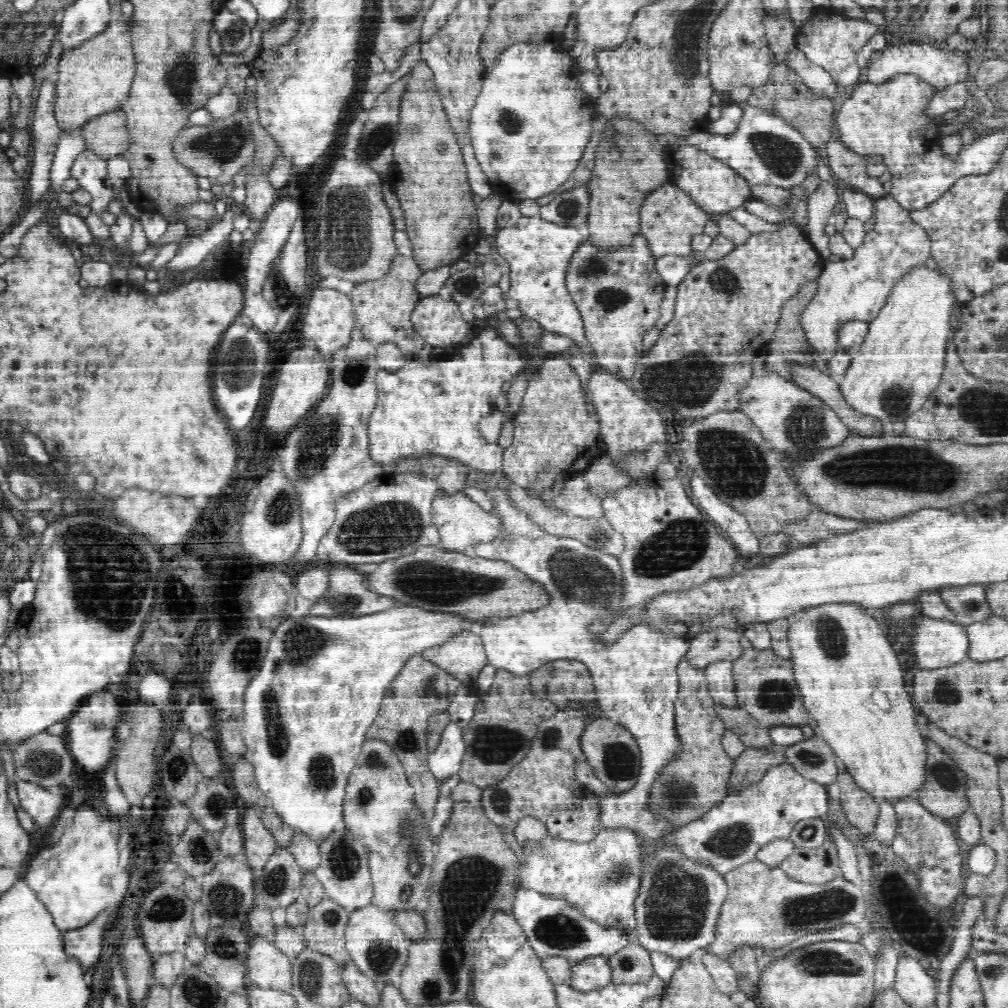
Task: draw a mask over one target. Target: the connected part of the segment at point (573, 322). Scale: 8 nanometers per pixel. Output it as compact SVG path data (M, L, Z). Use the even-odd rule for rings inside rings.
M541 215L521 216L514 226L499 230L495 234L497 252L508 262L511 270L511 285L506 298L516 300L516 306L524 318L537 320L549 333L573 338L581 346L577 353L567 356L567 361L584 383L588 374L598 366L590 360L590 355L584 349L586 339L581 314L564 282L568 258L582 240L582 235L573 226L550 222Z

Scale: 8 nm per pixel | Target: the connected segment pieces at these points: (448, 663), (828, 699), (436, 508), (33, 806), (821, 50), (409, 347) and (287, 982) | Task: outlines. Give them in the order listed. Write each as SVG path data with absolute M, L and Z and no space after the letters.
M466 632L444 646L424 650L422 656L454 675L466 687L475 684L480 671L489 664L483 639L473 632Z
M822 602L816 606L804 606L796 612L792 612L788 616L788 629L785 631L785 642L789 650L789 659L792 661L792 674L796 681L802 702L812 719L817 721L819 726L819 736L827 740L827 743L835 752L840 763L845 764L848 772L856 779L856 783L871 791L877 800L886 799L890 802L912 794L916 797L916 788L920 786L922 779L925 778L924 771L924 750L926 750L925 742L922 740L922 728L915 722L912 698L904 689L904 671L894 652L890 642L888 642L886 630L882 630L886 624L880 624L874 616L868 616L866 610L860 606L859 602Z
M440 488L436 490L433 496L431 519L442 538L439 547L446 551L458 551L471 554L471 548L469 547L473 543L492 541L493 536L501 530L501 526L498 526L497 518L494 518L493 514L481 510L480 506L477 506L464 494L446 493Z
M16 781L21 806L30 814L35 824L54 824L60 810L66 806L67 790L62 787L42 787L35 782Z
M815 7L814 14L802 26L797 28L796 46L801 49L806 57L817 66L825 68L830 74L834 83L847 86L855 85L863 79L863 69L859 63L859 51L863 49L864 44L879 30L879 27L866 19L847 18L843 12L839 14L829 14L822 7Z
M400 257L386 277L355 284L349 296L354 308L354 320L363 336L376 344L394 342L407 356L415 354L422 347L424 340L417 336L410 320L410 314L420 299L414 291L414 282L422 272L423 267L414 258Z
M254 937L246 958L247 975L253 986L282 993L291 987L291 962L275 947L274 942Z

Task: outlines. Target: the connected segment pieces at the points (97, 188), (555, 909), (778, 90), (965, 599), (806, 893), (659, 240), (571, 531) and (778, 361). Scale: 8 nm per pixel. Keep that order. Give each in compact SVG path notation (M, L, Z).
M84 150L74 162L71 176L75 176L79 180L79 186L92 195L92 213L108 212L114 187L106 177L106 161L97 158L90 150Z
M517 888L512 908L511 914L516 919L520 932L524 933L526 941L528 941L528 944L534 949L539 958L542 958L544 954L560 955L569 960L569 963L572 965L574 961L582 960L583 958L592 956L608 957L610 954L614 954L616 950L620 950L620 947L626 943L626 934L628 932L604 929L582 917L578 911L574 911L574 908L568 906L566 902L548 899L530 890Z
M783 64L772 67L769 78L763 86L753 89L753 94L745 105L752 105L766 112L783 118L790 126L799 130L806 140L809 140L816 148L824 147L832 140L836 131L835 121L837 112L834 111L834 102L827 96L818 96L804 85L802 78L794 70Z
M987 584L941 588L938 593L944 604L956 614L959 625L969 625L994 617L987 601Z
M757 858L725 874L728 885L727 900L724 901L719 918L719 930L715 941L707 948L710 952L728 957L737 947L748 945L755 951L784 946L808 932L828 930L842 925L858 926L867 920L867 904L859 884L849 883L842 877L820 886L800 882L788 876L779 865L770 866Z
M674 184L662 185L649 194L640 207L640 218L640 227L650 238L658 257L662 254L688 254L692 237L702 233L706 222L711 220L709 213Z
M514 484L514 488L511 490L512 499L516 500L516 504L519 504L520 508L528 512L528 515L532 516L534 523L540 525L549 534L558 537L569 537L578 540L581 544L589 546L590 549L594 549L599 553L618 557L624 552L626 548L626 540L622 533L618 533L614 529L608 520L604 516L602 517L580 517L575 516L565 511L550 507L544 500L538 497L531 497L525 492L524 488Z
M802 280L798 284L796 292L780 308L777 329L765 349L769 355L767 366L788 379L788 367L784 363L786 356L792 355L796 361L814 365L809 358L804 360L808 343L798 322L798 314L810 300L813 300L814 294L817 292L816 288L817 284L814 280Z

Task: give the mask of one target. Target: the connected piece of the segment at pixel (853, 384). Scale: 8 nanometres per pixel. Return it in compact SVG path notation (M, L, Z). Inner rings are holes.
M932 259L929 260L929 266L931 269L916 269L914 273L907 274L895 286L887 305L880 310L878 317L869 322L864 342L848 350L850 366L837 382L844 401L857 413L893 423L902 422L920 410L940 382L946 345L952 339L948 324L949 311L957 300L948 277L936 271Z

